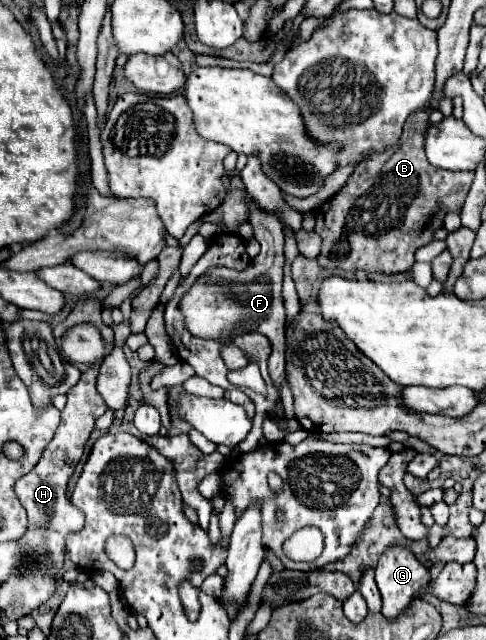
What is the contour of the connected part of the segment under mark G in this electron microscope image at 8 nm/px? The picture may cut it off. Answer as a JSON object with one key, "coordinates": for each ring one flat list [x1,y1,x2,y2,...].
{"coordinates":[[389,548,387,552,383,552,379,556,377,568,375,568,375,582,379,586,379,592,383,596,383,610,381,614,387,620,395,620,415,598,417,592,421,592,423,588,429,586,431,582,431,574,429,570,415,558,415,554,409,548]]}

